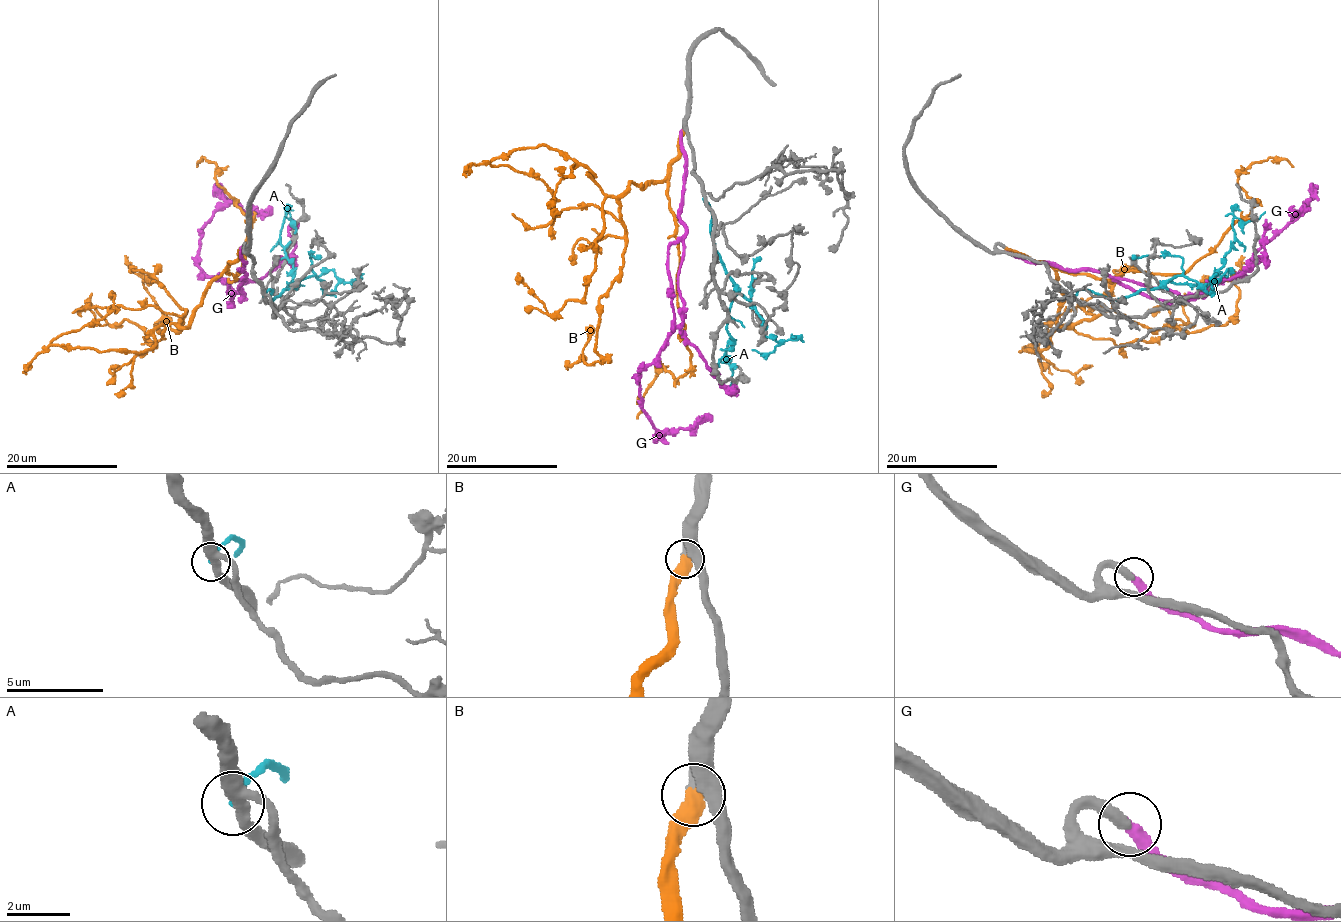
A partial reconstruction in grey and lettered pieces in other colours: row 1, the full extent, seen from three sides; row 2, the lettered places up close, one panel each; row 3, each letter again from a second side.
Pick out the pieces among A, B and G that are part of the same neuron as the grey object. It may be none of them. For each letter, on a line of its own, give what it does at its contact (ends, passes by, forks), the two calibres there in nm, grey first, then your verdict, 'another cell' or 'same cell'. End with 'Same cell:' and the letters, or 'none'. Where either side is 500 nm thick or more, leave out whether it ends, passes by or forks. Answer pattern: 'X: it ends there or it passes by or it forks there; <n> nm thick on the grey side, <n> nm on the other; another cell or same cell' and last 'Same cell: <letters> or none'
A: it ends there; 300 nm thick on the grey side, 190 nm on the other; another cell
B: it ends there; 420 nm thick on the grey side, 440 nm on the other; same cell
G: it ends there; 420 nm thick on the grey side, 380 nm on the other; another cell
Same cell: B

